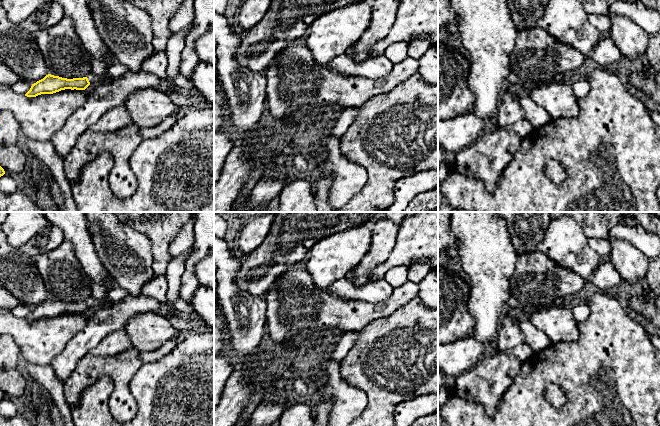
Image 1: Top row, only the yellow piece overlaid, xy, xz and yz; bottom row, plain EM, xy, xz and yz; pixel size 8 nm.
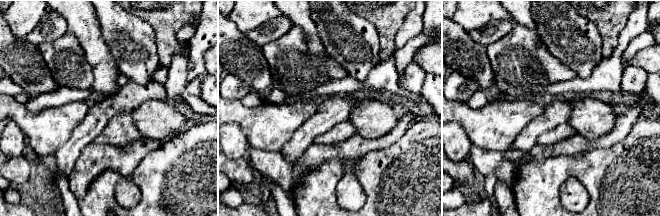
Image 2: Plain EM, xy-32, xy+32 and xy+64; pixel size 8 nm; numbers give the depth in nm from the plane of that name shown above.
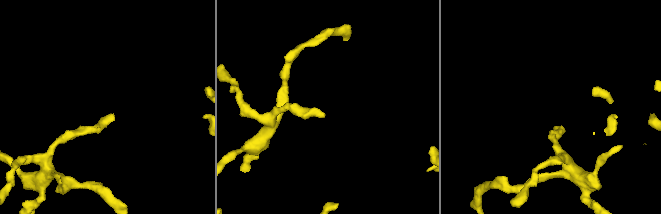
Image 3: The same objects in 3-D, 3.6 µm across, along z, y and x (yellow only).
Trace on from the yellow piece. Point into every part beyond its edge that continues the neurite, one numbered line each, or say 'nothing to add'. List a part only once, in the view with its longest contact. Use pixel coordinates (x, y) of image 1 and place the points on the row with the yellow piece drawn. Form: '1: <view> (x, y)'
1: xy (116, 70)

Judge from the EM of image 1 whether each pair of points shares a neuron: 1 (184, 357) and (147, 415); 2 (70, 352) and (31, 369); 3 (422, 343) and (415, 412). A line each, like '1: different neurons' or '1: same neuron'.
1: same neuron
2: different neurons
3: different neurons

